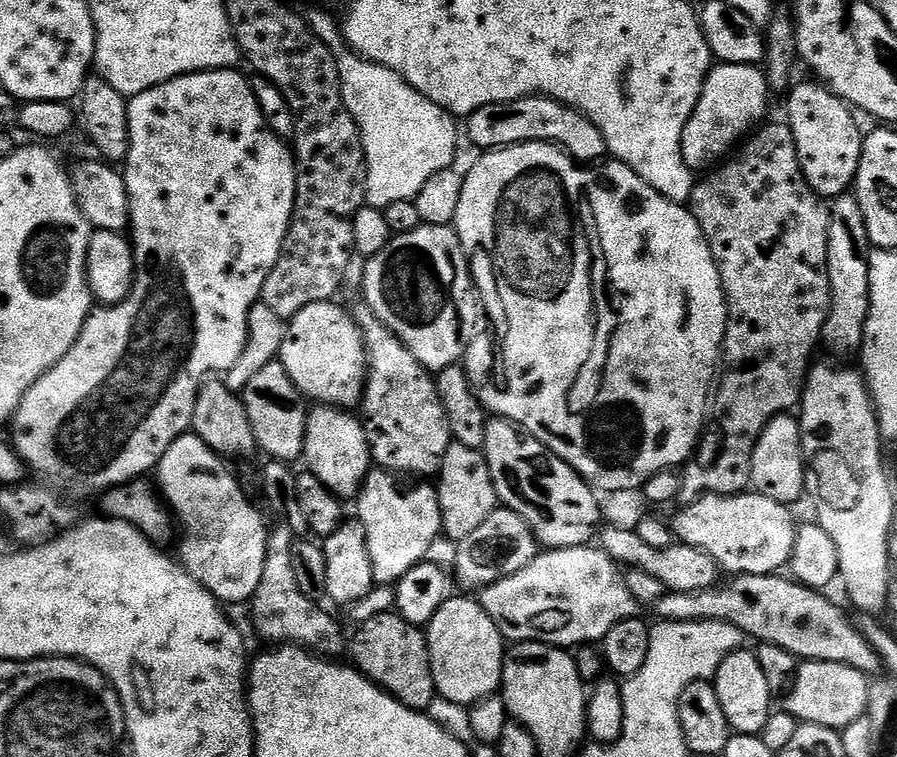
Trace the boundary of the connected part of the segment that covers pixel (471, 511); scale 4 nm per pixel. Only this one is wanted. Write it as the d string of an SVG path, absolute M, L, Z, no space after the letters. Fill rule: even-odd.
M455 442L449 444L440 463L438 479L442 532L445 537L448 535L452 542L466 538L466 534L474 534L474 530L478 530L478 526L482 526L482 522L486 522L486 518L490 518L490 514L496 511L496 487L492 481L490 466L481 449Z

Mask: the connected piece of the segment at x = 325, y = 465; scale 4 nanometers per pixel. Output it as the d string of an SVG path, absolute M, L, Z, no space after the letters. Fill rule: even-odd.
M321 404L313 407L308 414L306 422L306 434L304 435L304 455L302 457L307 471L319 478L328 489L341 498L359 497L360 488L369 474L370 465L373 463L372 450L368 446L368 435L364 433L364 425L359 419L356 420L351 411L335 407L331 404Z

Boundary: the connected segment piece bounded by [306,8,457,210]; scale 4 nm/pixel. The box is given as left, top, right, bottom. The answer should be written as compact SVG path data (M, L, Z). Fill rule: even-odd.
M316 8L312 13L307 13L306 19L308 25L314 30L314 34L318 34L318 38L322 38L324 45L334 54L340 71L344 104L360 131L366 166L364 198L367 207L383 210L386 206L390 206L390 202L415 201L418 190L426 186L426 178L438 174L438 170L451 168L457 163L455 161L457 121L443 108L430 102L430 98L426 98L421 92L411 88L394 70L375 64L374 61L367 60L365 56L353 52L344 38L341 25L330 13Z

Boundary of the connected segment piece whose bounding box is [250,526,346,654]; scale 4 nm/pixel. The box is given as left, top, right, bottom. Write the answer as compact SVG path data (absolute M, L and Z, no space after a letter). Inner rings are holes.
M285 526L273 527L268 534L266 546L266 562L262 566L262 579L258 581L258 590L252 596L252 624L256 632L264 640L270 640L274 646L289 642L303 646L316 654L332 654L328 652L345 651L346 632L328 612L320 609L317 601L306 598L302 590L298 590L298 577L294 574L294 561L291 560L294 535Z

